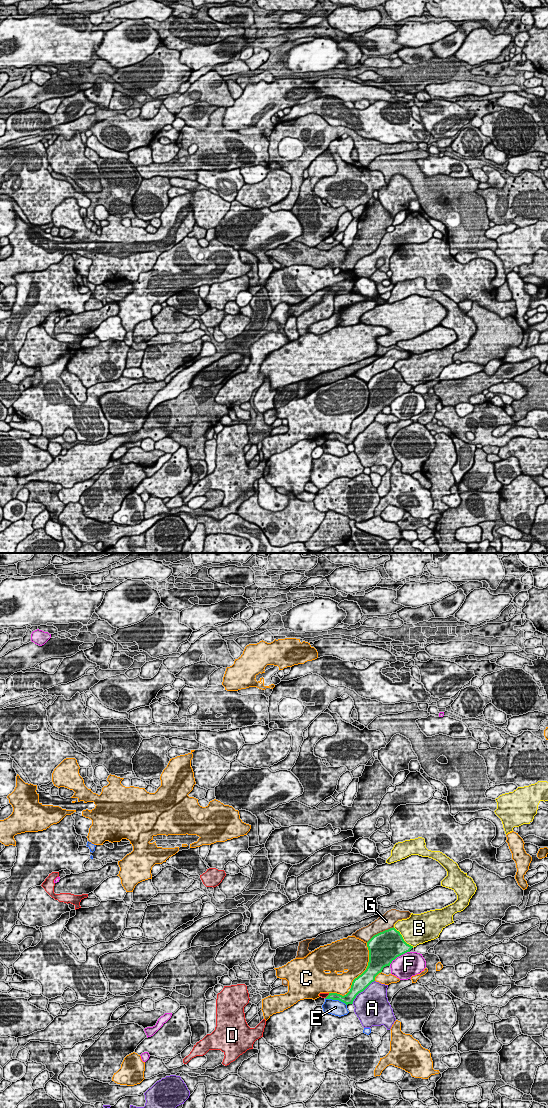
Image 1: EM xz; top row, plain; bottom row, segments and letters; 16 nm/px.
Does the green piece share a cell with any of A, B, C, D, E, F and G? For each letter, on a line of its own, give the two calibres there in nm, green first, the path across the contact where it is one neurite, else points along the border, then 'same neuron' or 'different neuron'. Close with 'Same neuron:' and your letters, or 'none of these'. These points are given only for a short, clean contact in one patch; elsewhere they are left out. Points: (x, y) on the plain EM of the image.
A: 240/480 nm | different neuron
B: 480/460 nm | different neuron
C: 360/440 nm | different neuron
D: 130/90 nm | along xz (329, 433), (325, 438) | different neuron
E: 160/260 nm | different neuron
F: 500/380 nm | different neuron
G: 500/240 nm | different neuron
Same neuron: none of these

